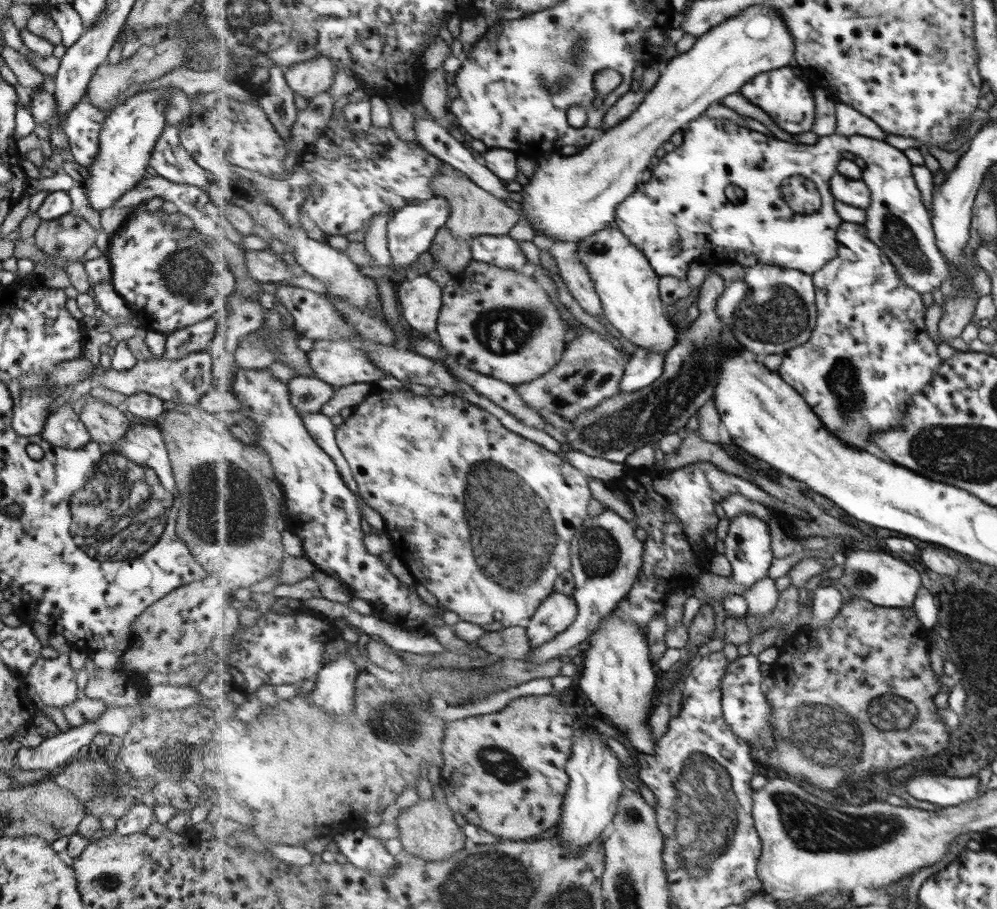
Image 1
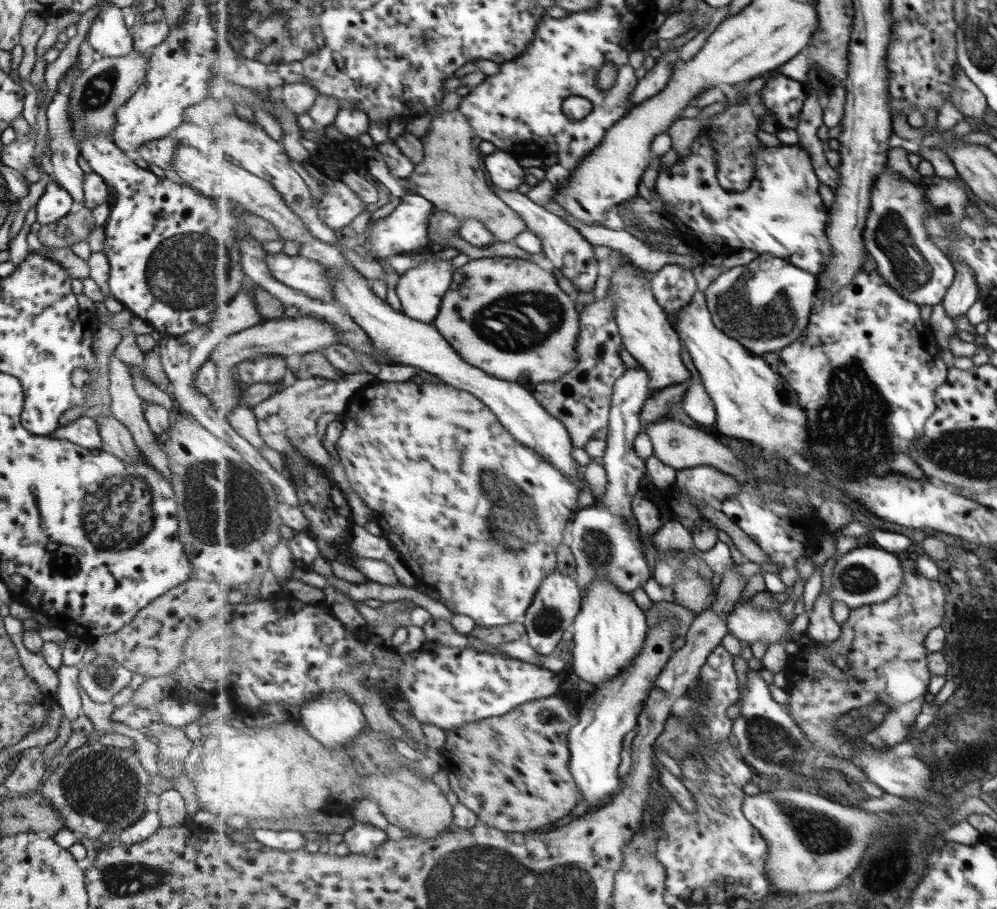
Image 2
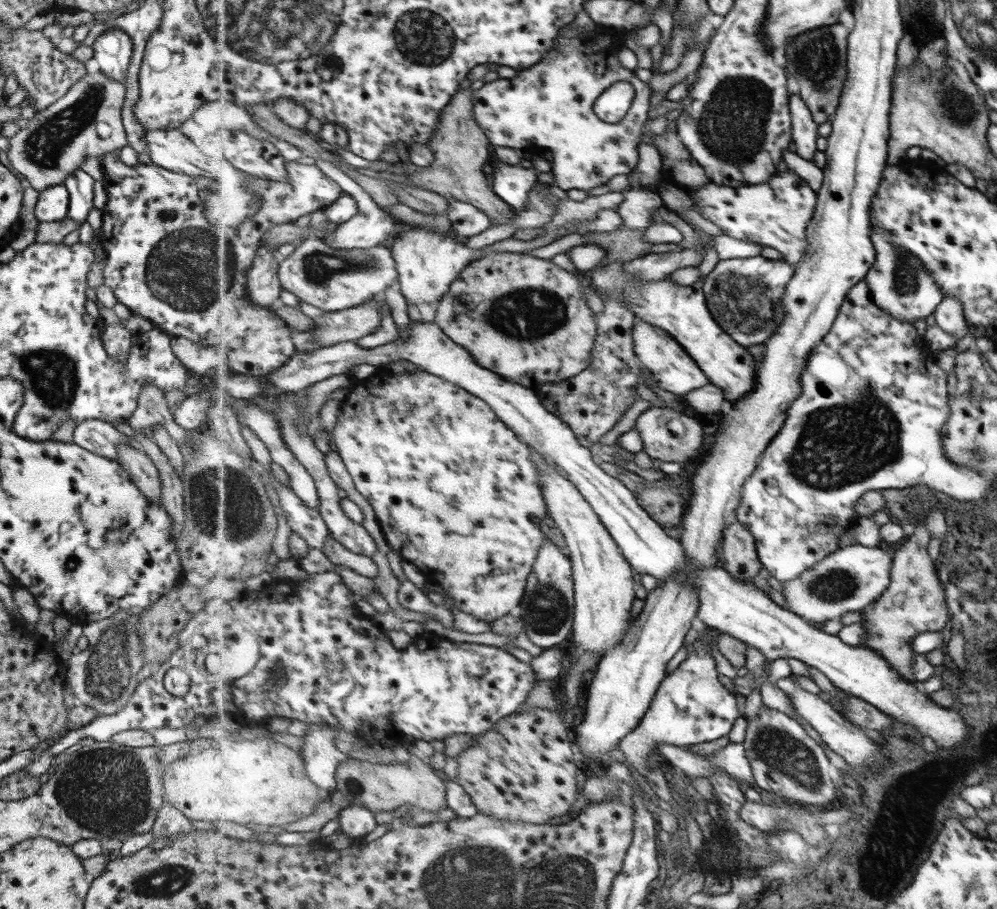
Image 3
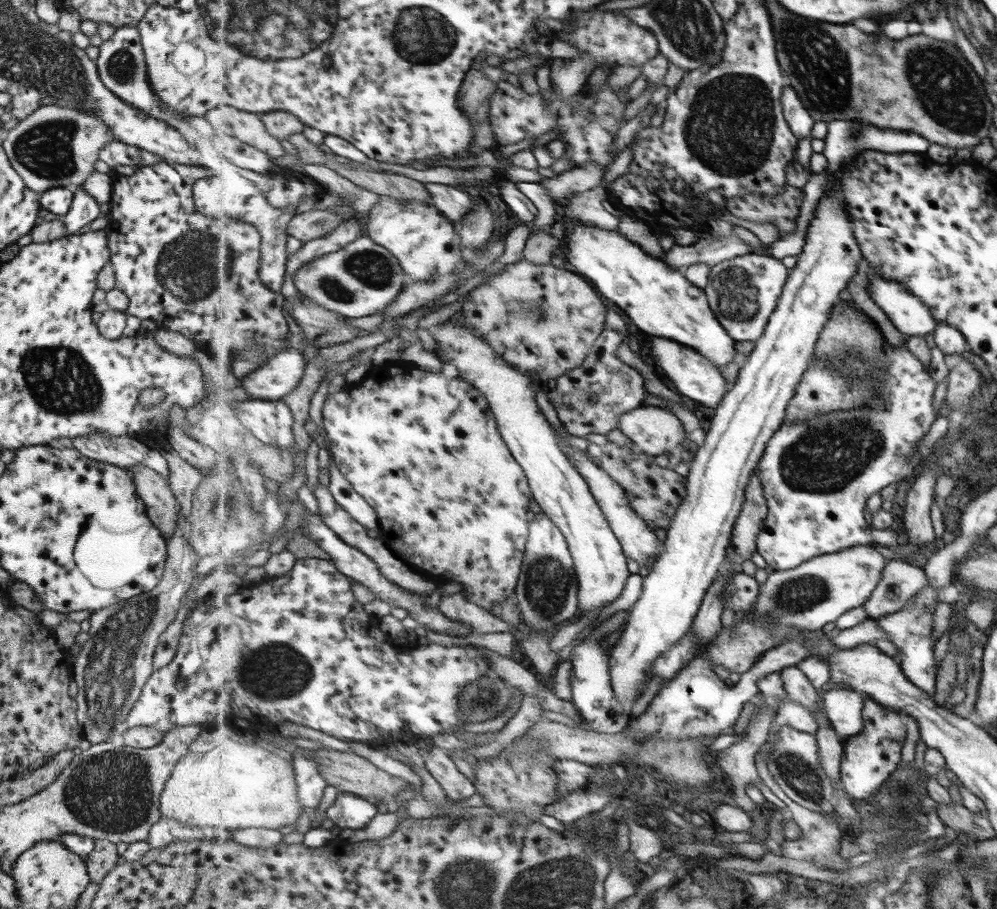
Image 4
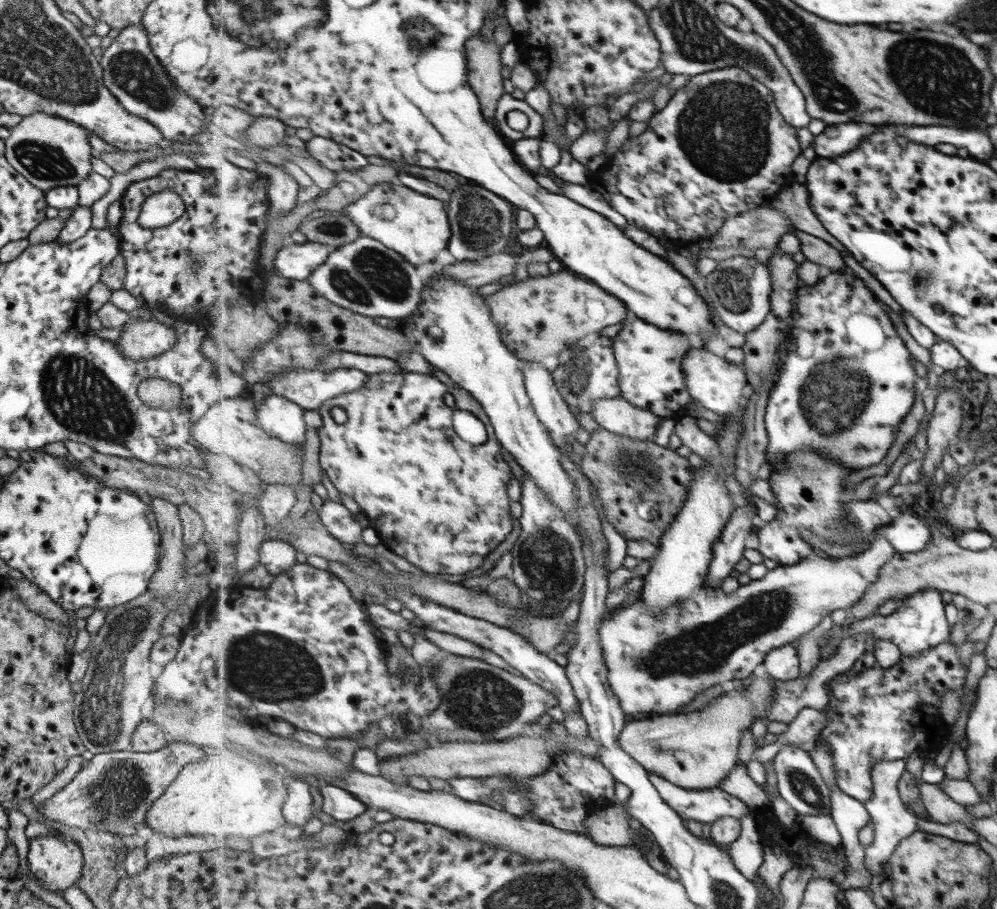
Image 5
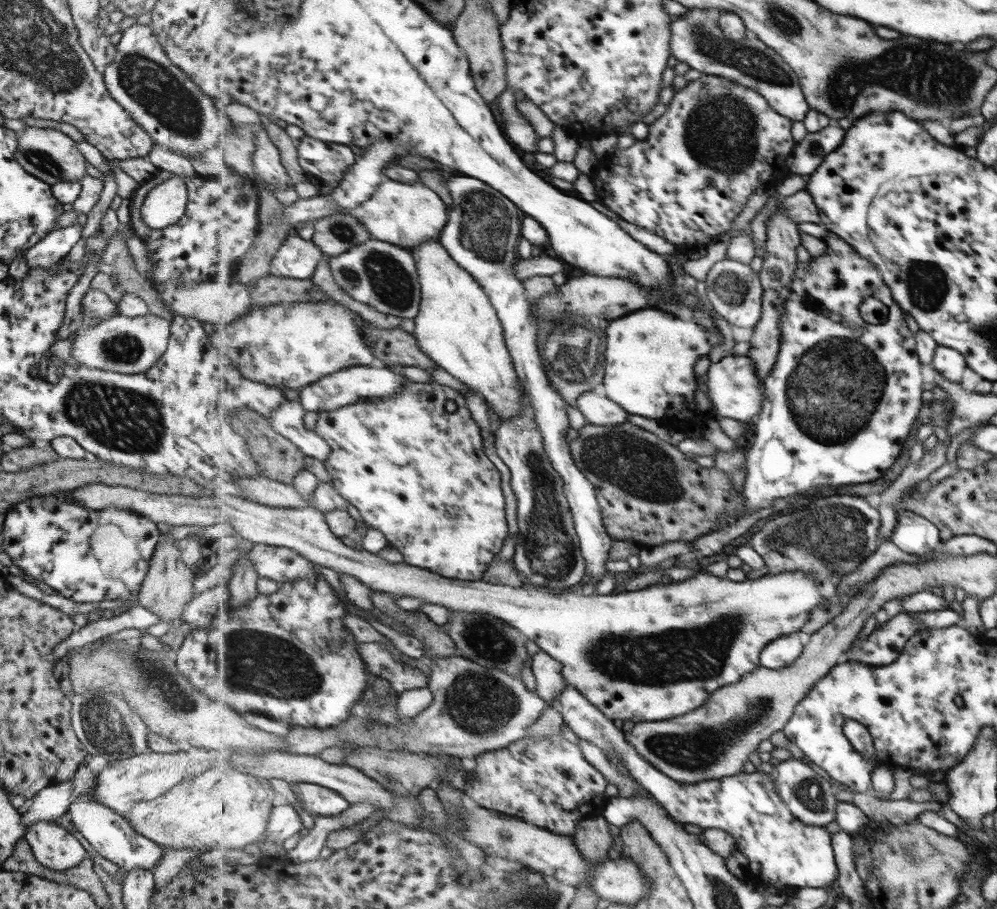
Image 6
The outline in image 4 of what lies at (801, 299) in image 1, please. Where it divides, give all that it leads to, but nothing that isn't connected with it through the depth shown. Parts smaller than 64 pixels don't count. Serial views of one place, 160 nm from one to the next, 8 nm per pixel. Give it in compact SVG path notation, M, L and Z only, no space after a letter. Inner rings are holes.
M747 254L725 260L712 268L706 286L708 301L727 333L737 341L757 342L764 336L791 270L777 258Z

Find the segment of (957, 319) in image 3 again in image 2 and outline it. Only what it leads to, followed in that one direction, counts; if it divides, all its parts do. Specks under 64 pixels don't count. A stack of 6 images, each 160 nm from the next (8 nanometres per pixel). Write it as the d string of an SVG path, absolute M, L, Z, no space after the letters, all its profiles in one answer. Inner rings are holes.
M950 262L950 264L954 269L954 277L941 304L947 316L954 322L954 318L965 316L969 306L978 300L978 288L973 274L965 264L961 262Z

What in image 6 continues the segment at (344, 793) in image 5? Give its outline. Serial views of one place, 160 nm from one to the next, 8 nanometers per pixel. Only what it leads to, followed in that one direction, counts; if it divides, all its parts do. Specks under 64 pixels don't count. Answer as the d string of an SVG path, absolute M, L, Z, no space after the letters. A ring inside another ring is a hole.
M297 782L290 784L290 786L295 794L295 802L303 806L303 809L319 816L333 817L343 815L352 805L336 790L331 790L331 788L320 784Z

